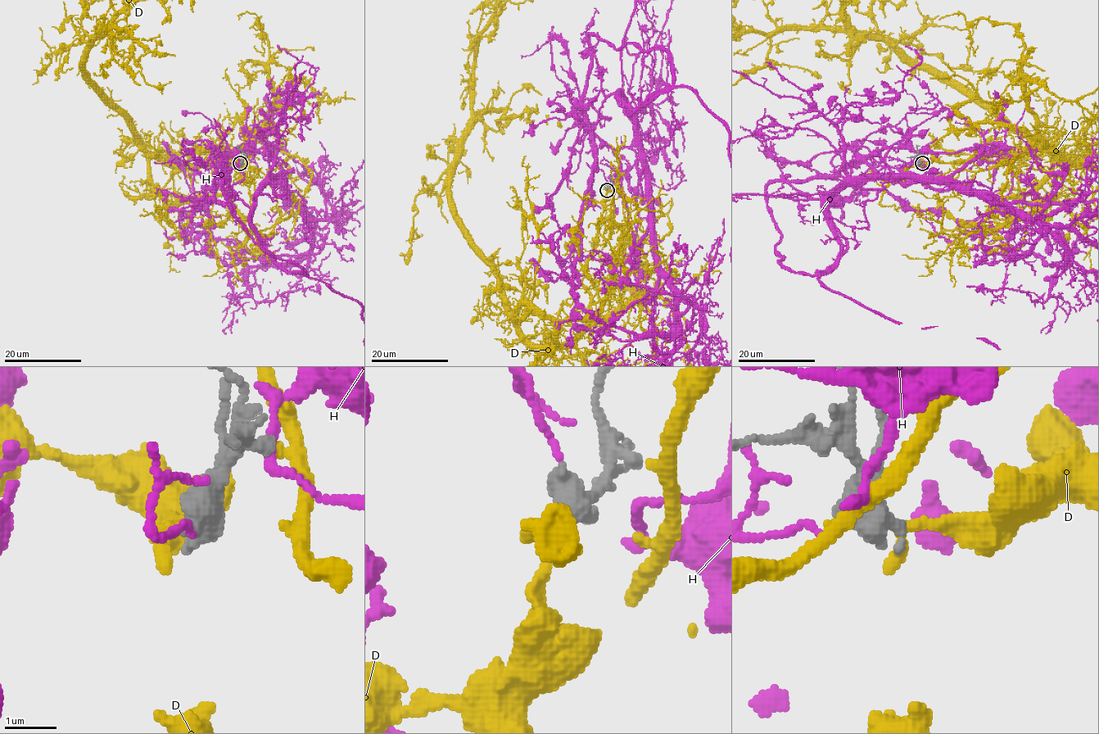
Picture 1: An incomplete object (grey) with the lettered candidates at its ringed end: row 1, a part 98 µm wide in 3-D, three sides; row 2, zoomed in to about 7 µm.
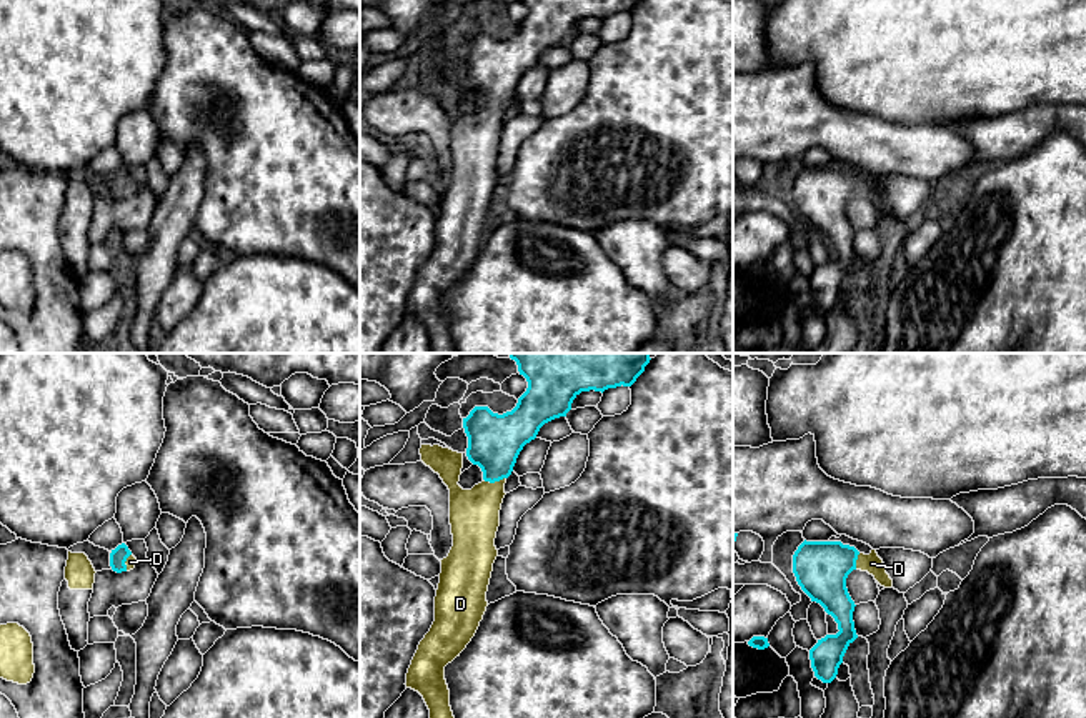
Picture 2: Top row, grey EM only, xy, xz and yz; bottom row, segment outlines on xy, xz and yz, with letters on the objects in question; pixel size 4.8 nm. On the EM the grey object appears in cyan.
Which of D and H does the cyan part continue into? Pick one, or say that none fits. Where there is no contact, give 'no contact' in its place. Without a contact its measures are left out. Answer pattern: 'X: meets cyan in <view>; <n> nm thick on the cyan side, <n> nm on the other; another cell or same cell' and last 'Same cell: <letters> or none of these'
D: meets cyan in xz; 260 nm thick on the cyan side, 240 nm on the other; same cell
H: no contact; another cell
Same cell: D

